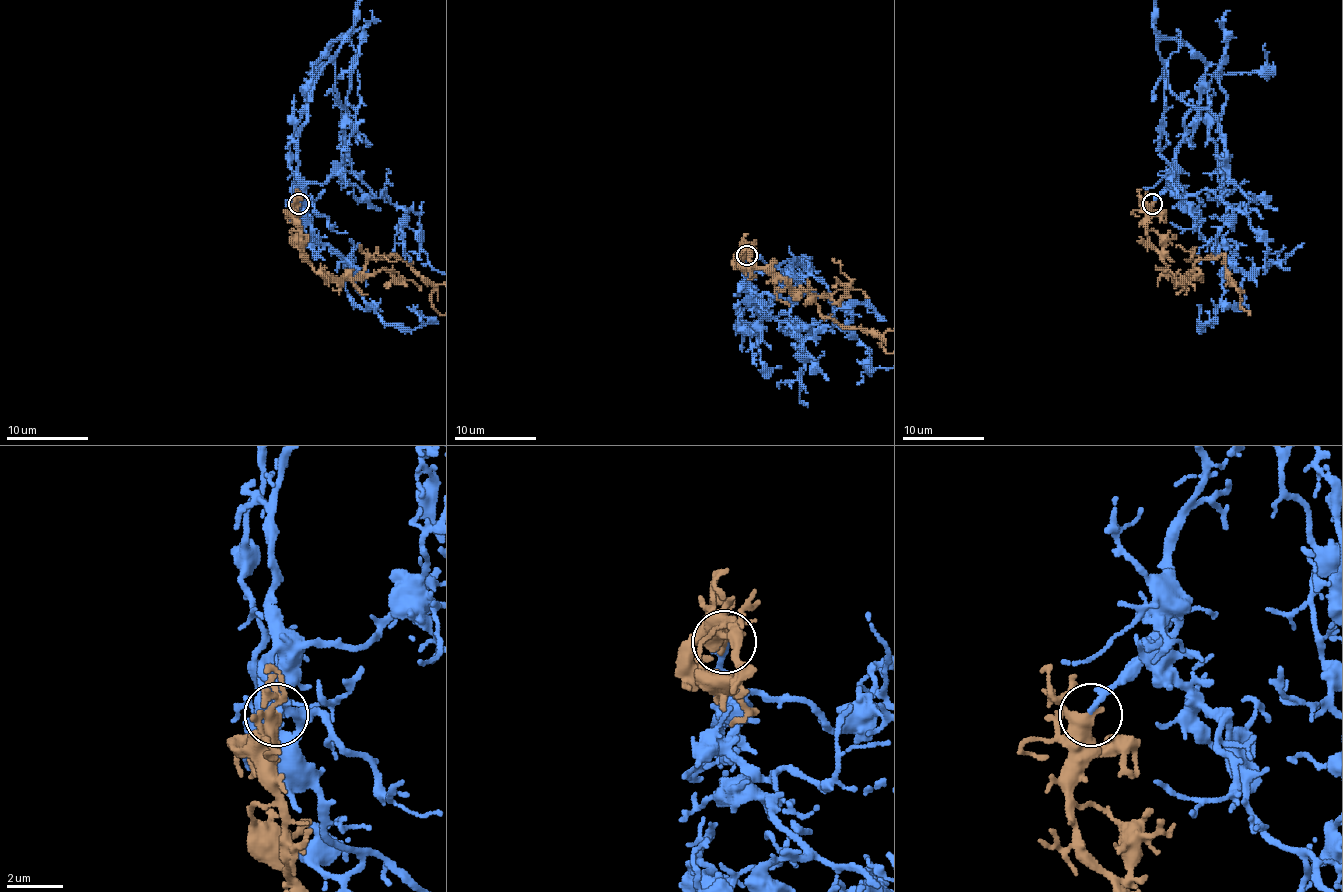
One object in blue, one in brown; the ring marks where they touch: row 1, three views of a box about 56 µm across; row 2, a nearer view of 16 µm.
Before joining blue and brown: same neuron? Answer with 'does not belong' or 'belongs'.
belongs

